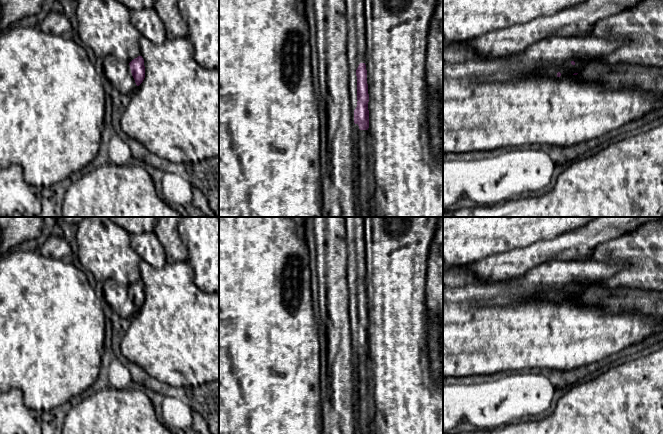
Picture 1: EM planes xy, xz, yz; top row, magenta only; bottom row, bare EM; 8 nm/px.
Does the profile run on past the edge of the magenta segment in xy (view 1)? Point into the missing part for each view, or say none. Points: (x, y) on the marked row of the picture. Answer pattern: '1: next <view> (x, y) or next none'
1: next none

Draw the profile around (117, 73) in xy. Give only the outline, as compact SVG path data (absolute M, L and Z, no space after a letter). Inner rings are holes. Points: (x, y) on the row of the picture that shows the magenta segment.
M109 55L103 59L104 78L114 93L132 94L137 88L127 62Z

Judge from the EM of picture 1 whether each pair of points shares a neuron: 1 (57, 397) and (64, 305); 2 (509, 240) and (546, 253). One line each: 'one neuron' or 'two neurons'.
1: one neuron
2: two neurons

